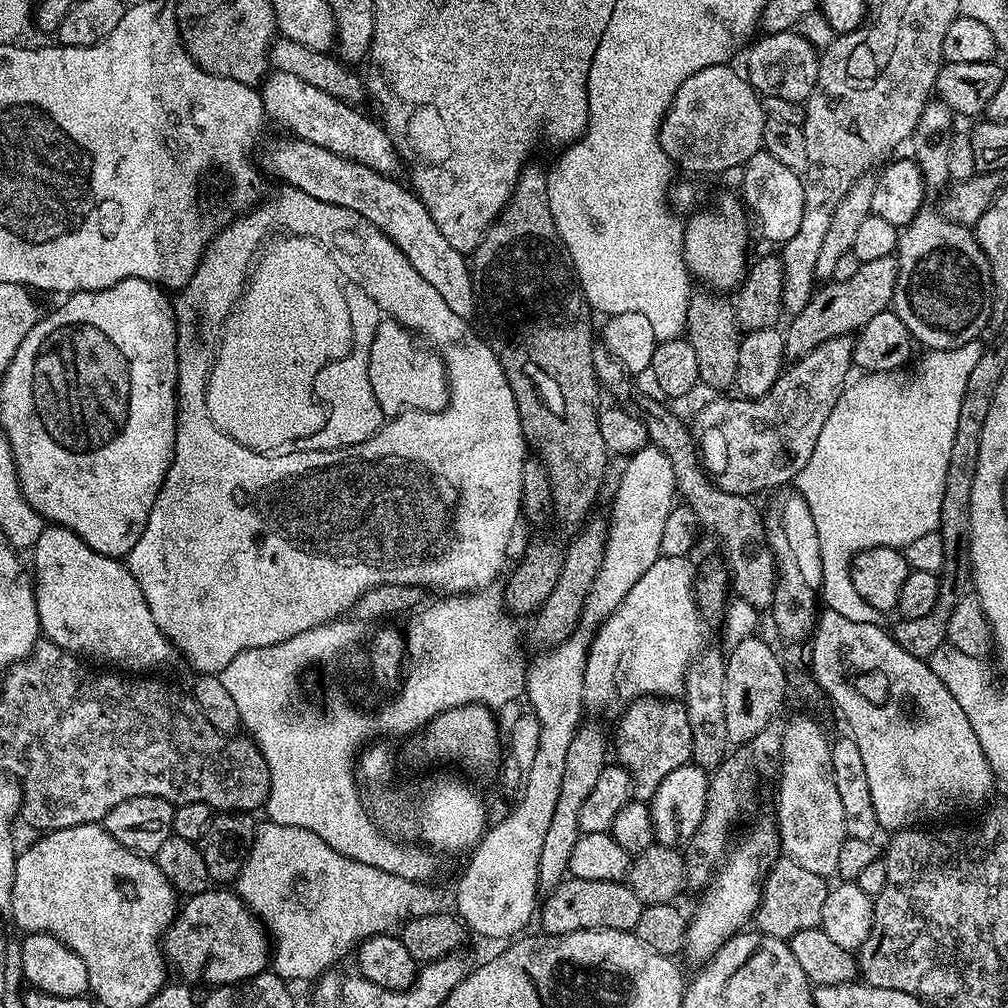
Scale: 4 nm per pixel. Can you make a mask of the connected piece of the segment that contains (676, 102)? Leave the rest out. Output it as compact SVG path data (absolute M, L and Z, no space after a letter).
M719 64L718 66L706 66L706 70L698 70L698 74L690 74L690 78L686 78L686 82L682 82L682 86L678 90L678 94L672 99L672 107L668 109L664 116L663 122L660 124L660 145L662 150L666 150L666 154L672 159L675 165L685 168L688 172L724 172L727 168L739 169L741 166L748 163L748 159L755 152L761 151L764 147L764 122L766 113L760 105L761 97L758 95L755 88L748 83L743 75L740 76L728 64Z

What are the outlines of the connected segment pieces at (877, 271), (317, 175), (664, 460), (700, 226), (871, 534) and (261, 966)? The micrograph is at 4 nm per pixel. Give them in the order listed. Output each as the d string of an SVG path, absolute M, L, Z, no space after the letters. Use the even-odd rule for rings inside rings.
M896 257L878 258L874 262L861 264L860 268L847 280L832 280L825 286L817 287L810 302L801 312L795 313L784 332L784 354L789 361L801 360L810 350L822 346L830 338L854 334L863 328L874 314L889 311L896 286Z
M295 138L287 139L276 140L273 144L265 146L261 156L259 153L258 164L265 173L268 171L270 175L284 180L280 182L285 185L302 190L306 194L310 194L312 198L318 198L320 202L346 206L348 210L362 214L362 218L366 218L371 224L378 226L391 238L394 246L398 246L398 250L402 250L402 254L410 262L410 266L414 266L414 270L418 270L418 274L422 278L426 278L426 282L430 282L430 286L434 286L435 290L438 290L438 294L442 294L443 300L454 310L454 314L458 314L467 321L473 319L472 315L477 315L476 287L472 281L472 269L469 261L464 261L467 260L465 253L454 250L454 246L450 246L450 242L446 242L446 234L442 234L442 230L438 230L434 218L430 218L426 206L411 187L405 186L403 188L398 181L392 180L396 178L391 175L374 170L370 166L346 158L342 154L334 154L334 150L314 146L314 142Z
M649 446L628 457L626 474L622 474L622 482L611 500L612 521L609 519L606 524L604 557L580 610L579 623L592 629L603 624L624 603L634 582L662 555L667 516L678 500L674 466L668 455L658 447Z
M724 196L713 208L704 208L701 212L693 211L691 213L693 216L687 217L684 226L684 261L689 273L697 281L700 279L704 283L701 285L720 294L728 294L724 292L730 291L731 293L739 289L750 267L750 259L748 260L749 217L746 215L745 205L737 197L736 200L732 196Z
M983 339L971 340L970 342L966 342L960 348L951 348L945 352L929 351L927 353L928 357L926 357L920 364L920 373L918 373L909 384L903 384L898 378L899 375L896 374L864 374L859 377L861 380L853 379L851 383L845 387L844 392L840 395L838 402L834 406L834 410L830 410L830 418L826 418L826 426L822 426L822 434L818 434L818 442L814 442L814 454L810 454L810 462L806 462L806 466L801 470L799 476L797 476L794 481L795 491L799 492L800 497L802 497L810 506L810 514L814 514L814 526L818 530L818 538L820 539L822 570L825 574L832 572L832 564L844 564L844 566L851 565L859 552L867 552L869 550L903 550L910 542L922 538L922 534L930 534L939 529L940 515L942 514L943 491L946 490L947 468L950 466L950 454L953 449L955 434L958 431L958 418L962 409L963 395L966 394L966 384L969 381L970 374L974 371L974 366L977 365L978 360L986 353L986 344L984 343L985 341Z
M205 890L187 897L168 927L163 946L175 975L177 972L184 979L181 981L192 986L199 980L207 986L240 986L255 979L270 964L269 933L260 917L232 890Z

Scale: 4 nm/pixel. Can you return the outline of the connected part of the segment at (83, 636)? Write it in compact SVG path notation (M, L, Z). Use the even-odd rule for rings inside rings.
M45 526L31 556L36 567L34 587L40 631L50 642L81 658L93 656L96 660L105 660L108 663L105 665L128 674L151 673L151 668L166 663L174 656L172 644L164 637L162 630L158 630L158 622L154 622L154 614L150 614L150 606L138 582L130 574L127 563L114 556L98 554L86 546L74 530L59 526Z

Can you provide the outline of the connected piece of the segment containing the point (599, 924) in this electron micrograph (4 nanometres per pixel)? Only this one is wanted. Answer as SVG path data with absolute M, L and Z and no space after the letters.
M572 876L561 881L553 892L543 897L538 908L538 924L550 936L578 930L622 930L631 932L642 918L645 904L627 883L618 880L587 880Z

